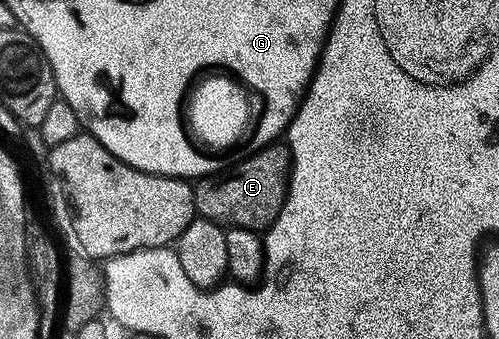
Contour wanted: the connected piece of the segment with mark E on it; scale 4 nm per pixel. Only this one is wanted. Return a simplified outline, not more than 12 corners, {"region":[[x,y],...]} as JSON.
{"region":[[274,142],[193,184],[196,215],[258,234],[285,204]]}

